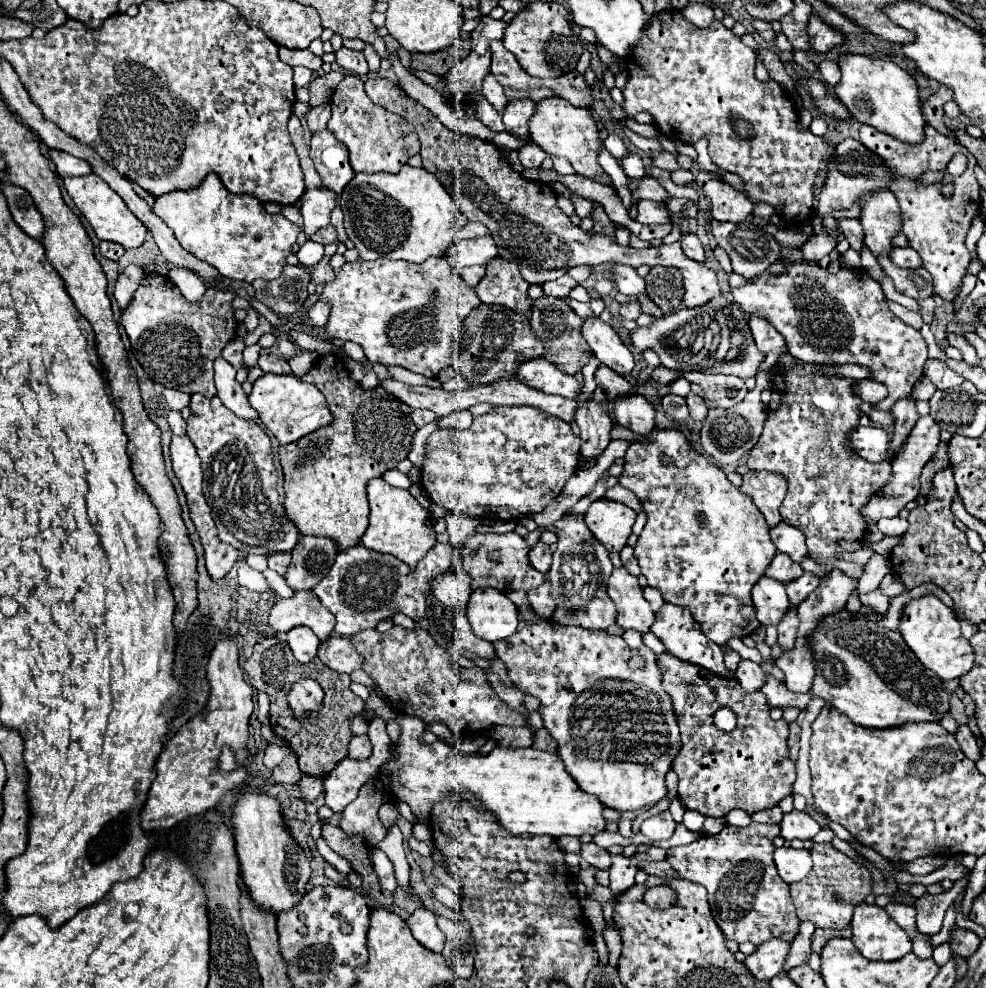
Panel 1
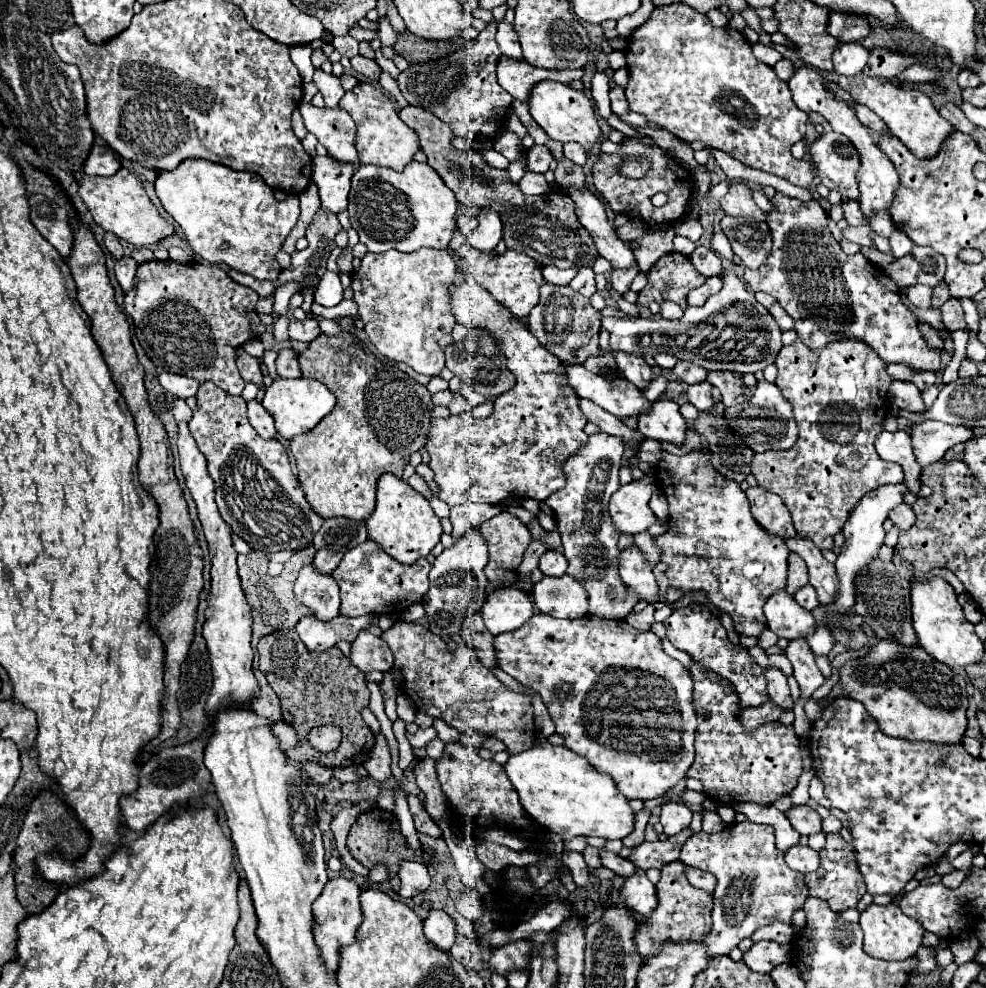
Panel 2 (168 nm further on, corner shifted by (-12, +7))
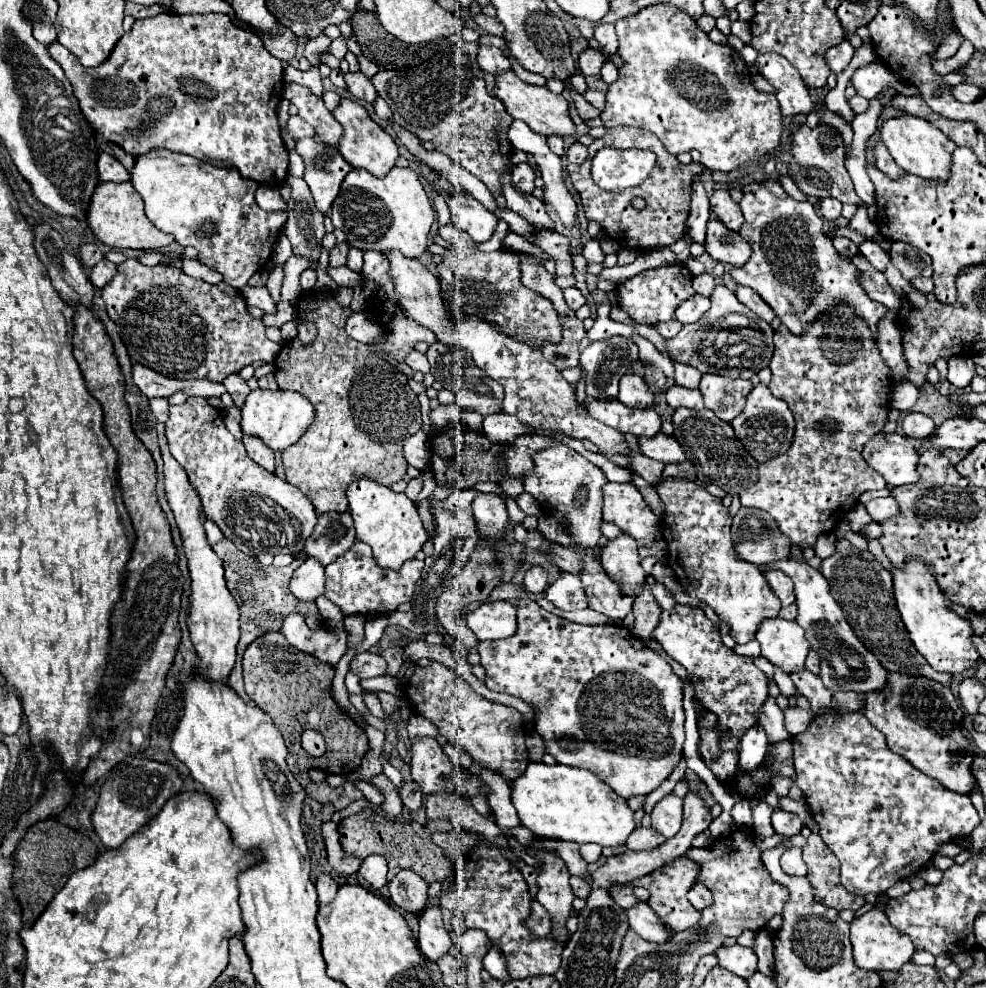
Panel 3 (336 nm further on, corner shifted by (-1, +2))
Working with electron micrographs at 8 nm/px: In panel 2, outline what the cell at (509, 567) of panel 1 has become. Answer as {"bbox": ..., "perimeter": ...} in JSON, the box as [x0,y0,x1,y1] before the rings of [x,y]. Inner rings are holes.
{"bbox":[480,513,532,587],"perimeter":[[[500,513],[480,525],[480,533],[486,539],[490,559],[486,565],[486,577],[492,587],[506,587],[516,583],[516,567],[522,561],[524,551],[532,543],[528,527],[510,513]]]}

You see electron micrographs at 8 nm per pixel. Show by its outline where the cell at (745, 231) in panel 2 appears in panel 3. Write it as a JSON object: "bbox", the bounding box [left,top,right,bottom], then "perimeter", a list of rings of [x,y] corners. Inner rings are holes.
{"bbox":[705,220,751,266],"perimeter":[[[711,220],[707,224],[707,238],[705,238],[707,254],[731,266],[743,266],[751,254],[751,246],[737,234],[723,226],[719,220]]]}

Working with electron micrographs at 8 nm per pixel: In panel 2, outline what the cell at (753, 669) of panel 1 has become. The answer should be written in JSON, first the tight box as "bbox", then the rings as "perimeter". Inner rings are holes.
{"bbox":[766,667,794,709],"perimeter":[[[766,667],[766,681],[768,681],[768,695],[770,699],[780,705],[782,709],[792,709],[794,701],[790,697],[790,689],[786,683],[786,675],[778,667]]]}

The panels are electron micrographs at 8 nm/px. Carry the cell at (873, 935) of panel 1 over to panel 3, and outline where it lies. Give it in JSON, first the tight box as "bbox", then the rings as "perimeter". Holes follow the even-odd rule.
{"bbox":[851,908,915,972],"perimeter":[[[873,908],[867,914],[853,918],[851,922],[851,944],[853,944],[853,960],[859,968],[865,970],[893,970],[899,972],[903,964],[911,960],[911,954],[915,952],[913,942],[899,934],[899,930],[893,930],[891,922],[887,920],[885,912]]]}

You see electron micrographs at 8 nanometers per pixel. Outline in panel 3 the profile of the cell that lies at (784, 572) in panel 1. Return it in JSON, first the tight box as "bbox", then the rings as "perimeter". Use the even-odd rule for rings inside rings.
{"bbox":[765,570,795,606],"perimeter":[[[767,570],[765,580],[767,580],[769,588],[773,590],[773,594],[781,600],[783,606],[789,606],[789,604],[795,602],[793,582],[791,582],[791,578],[787,574],[783,574],[781,570]]]}

